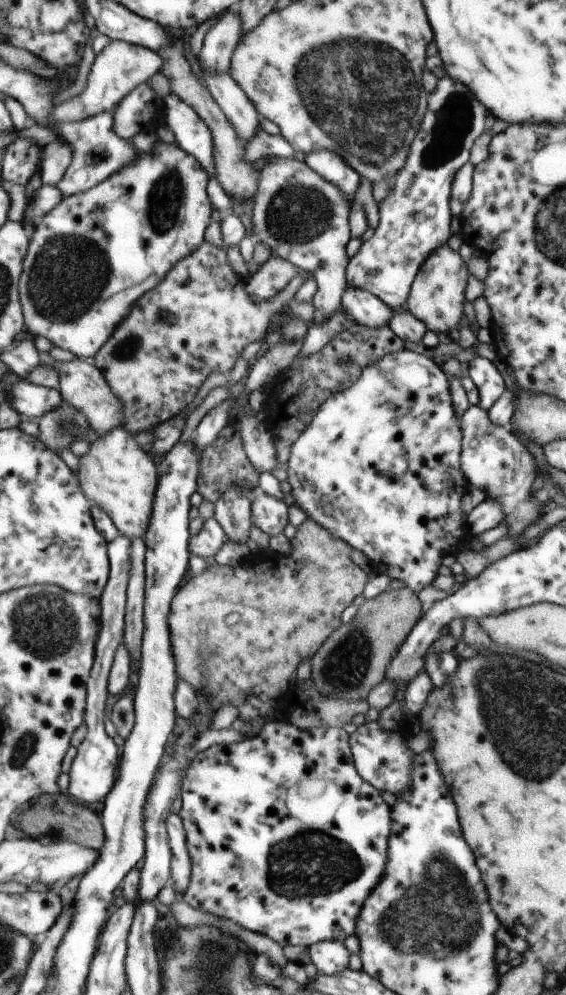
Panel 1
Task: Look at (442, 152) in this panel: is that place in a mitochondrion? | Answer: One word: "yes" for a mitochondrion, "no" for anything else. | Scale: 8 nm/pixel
yes

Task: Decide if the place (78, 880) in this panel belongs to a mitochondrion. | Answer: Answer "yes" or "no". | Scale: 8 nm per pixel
no

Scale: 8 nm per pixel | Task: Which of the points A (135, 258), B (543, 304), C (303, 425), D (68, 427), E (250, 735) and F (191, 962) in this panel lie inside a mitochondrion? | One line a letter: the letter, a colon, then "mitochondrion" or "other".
A: other
B: other
C: other
D: mitochondrion
E: other
F: mitochondrion

